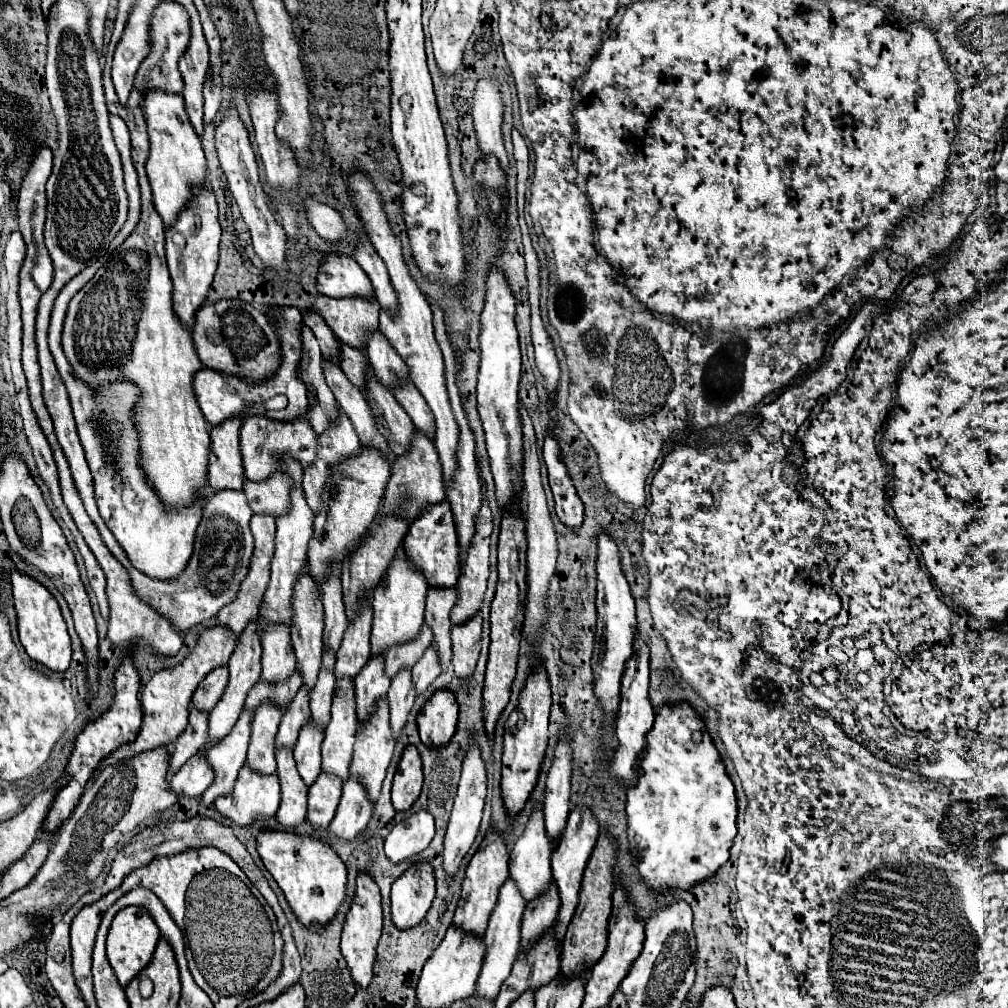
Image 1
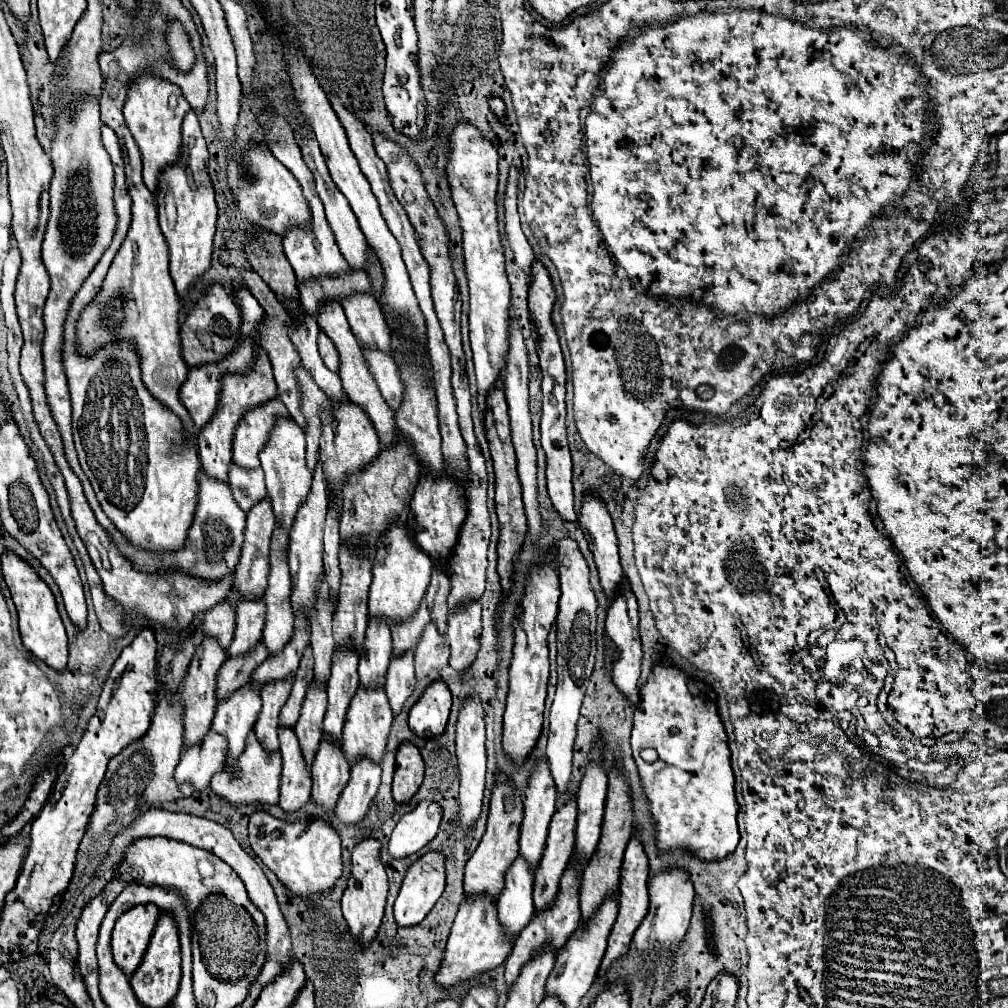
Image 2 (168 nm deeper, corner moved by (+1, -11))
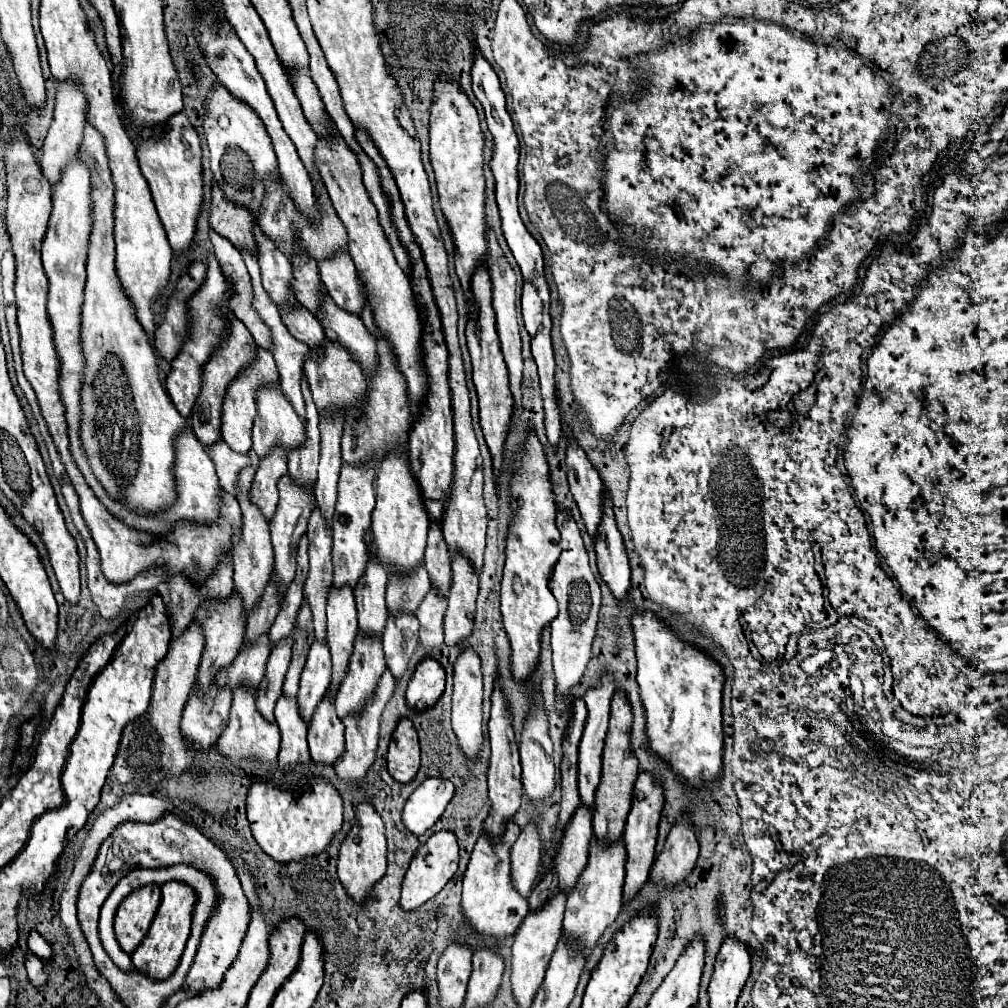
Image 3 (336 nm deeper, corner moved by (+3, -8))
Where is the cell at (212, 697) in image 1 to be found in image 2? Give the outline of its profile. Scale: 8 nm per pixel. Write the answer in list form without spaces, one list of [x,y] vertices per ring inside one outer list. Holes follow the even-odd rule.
[[[257,644],[257,652],[253,652],[253,656],[241,656],[241,660],[233,660],[229,658],[217,672],[217,688],[215,688],[215,696],[217,702],[227,700],[229,696],[233,696],[235,690],[243,688],[249,682],[249,676],[253,672],[253,668],[257,668],[263,660],[265,660],[265,648],[261,648],[261,644]]]

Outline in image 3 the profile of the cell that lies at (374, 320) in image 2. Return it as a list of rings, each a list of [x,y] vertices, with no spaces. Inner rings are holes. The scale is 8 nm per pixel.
[[[335,253],[329,259],[319,261],[319,277],[327,287],[331,299],[345,311],[359,315],[365,303],[359,275],[349,253]]]

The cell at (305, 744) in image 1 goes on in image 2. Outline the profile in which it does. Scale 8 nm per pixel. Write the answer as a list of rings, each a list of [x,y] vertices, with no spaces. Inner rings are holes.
[[[311,684],[301,708],[301,718],[295,724],[293,732],[297,734],[307,770],[311,770],[313,766],[313,758],[315,752],[319,750],[321,738],[323,738],[323,716],[325,716],[325,708],[327,708],[327,696],[325,696],[325,688]]]

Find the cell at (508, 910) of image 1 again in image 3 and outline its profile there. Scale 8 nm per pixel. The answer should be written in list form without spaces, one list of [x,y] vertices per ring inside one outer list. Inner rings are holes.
[[[529,823],[521,829],[521,835],[517,837],[513,849],[511,849],[511,875],[513,885],[519,893],[525,893],[529,897],[541,865],[541,837],[539,837],[539,825]]]

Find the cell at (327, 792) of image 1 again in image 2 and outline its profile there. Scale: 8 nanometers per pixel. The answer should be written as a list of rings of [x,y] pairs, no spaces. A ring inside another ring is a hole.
[[[323,740],[315,756],[315,764],[311,768],[311,802],[323,806],[327,812],[333,812],[341,796],[341,790],[349,782],[349,772],[351,766],[345,760],[343,750],[333,748],[329,740]]]

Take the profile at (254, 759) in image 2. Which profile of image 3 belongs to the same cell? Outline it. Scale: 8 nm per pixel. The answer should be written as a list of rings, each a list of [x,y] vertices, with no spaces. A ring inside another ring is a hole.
[[[239,685],[233,689],[229,723],[227,723],[227,729],[223,731],[223,737],[219,737],[219,741],[217,741],[217,751],[235,763],[239,763],[241,759],[255,757],[263,765],[275,767],[277,765],[277,753],[279,753],[279,739],[281,739],[279,727],[275,723],[265,721],[263,715],[259,715],[255,699],[257,699],[257,691],[253,687],[247,689],[247,685]]]

